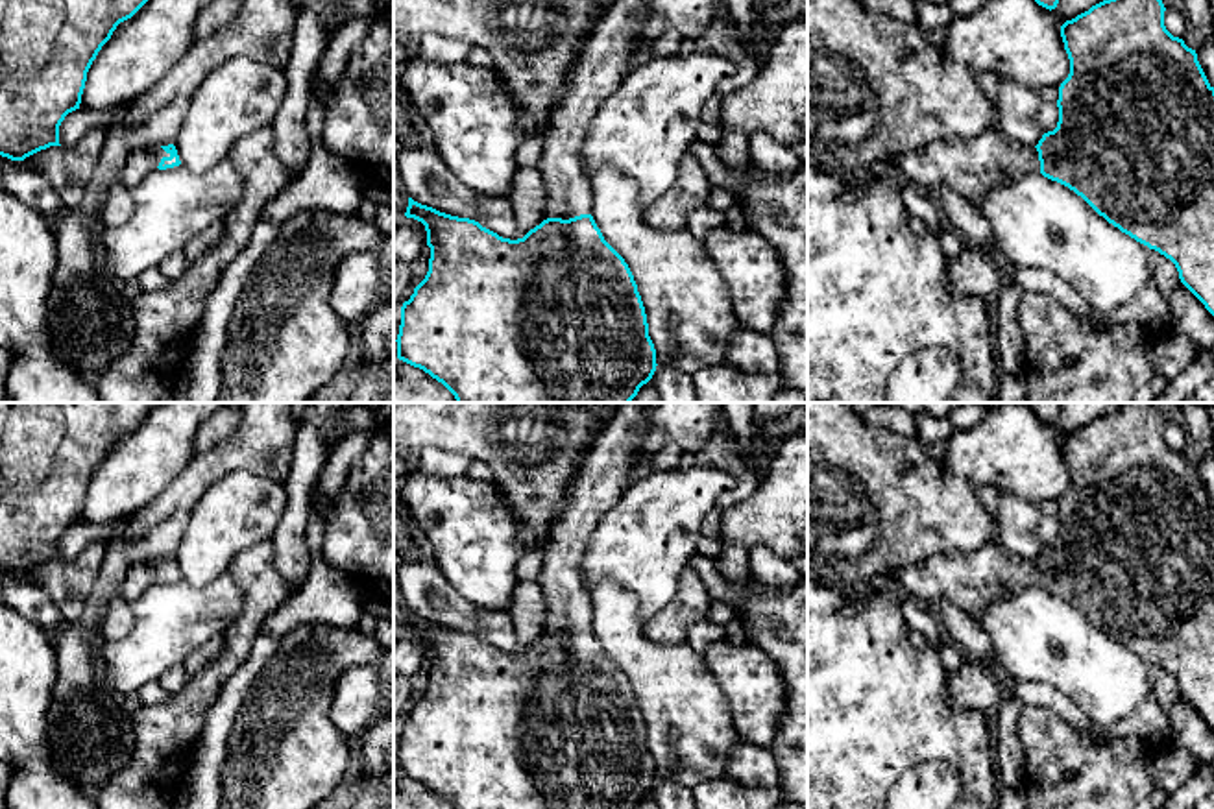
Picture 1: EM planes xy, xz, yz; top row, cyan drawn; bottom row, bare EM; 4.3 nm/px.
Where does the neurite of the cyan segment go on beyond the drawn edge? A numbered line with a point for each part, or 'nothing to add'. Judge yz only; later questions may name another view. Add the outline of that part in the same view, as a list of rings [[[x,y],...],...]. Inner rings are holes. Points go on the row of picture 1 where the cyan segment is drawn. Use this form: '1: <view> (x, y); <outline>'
1: yz (969, 169); [[[1000,127],[965,140],[935,140],[924,148],[894,155],[885,168],[926,194],[948,187],[965,198],[987,190],[1003,175],[1038,174],[1040,161],[1035,146],[1011,140]]]

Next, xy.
1: xy (141, 163); [[[148,146],[148,148],[133,151],[127,157],[122,179],[129,187],[135,187],[148,174],[152,174],[153,170],[157,170],[157,166],[159,166],[159,163],[161,163],[163,157],[170,157],[170,153],[166,153],[161,146]]]

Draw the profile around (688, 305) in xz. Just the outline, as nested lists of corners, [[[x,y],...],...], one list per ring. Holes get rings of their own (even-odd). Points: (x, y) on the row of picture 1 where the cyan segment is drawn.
[[[599,166],[588,179],[589,214],[634,275],[656,364],[691,375],[724,364],[730,340],[743,325],[704,242],[686,229],[658,231],[649,225],[636,203],[637,183],[632,177]]]

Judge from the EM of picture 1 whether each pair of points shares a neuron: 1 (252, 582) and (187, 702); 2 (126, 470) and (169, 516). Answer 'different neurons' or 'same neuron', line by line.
1: same neuron
2: different neurons

